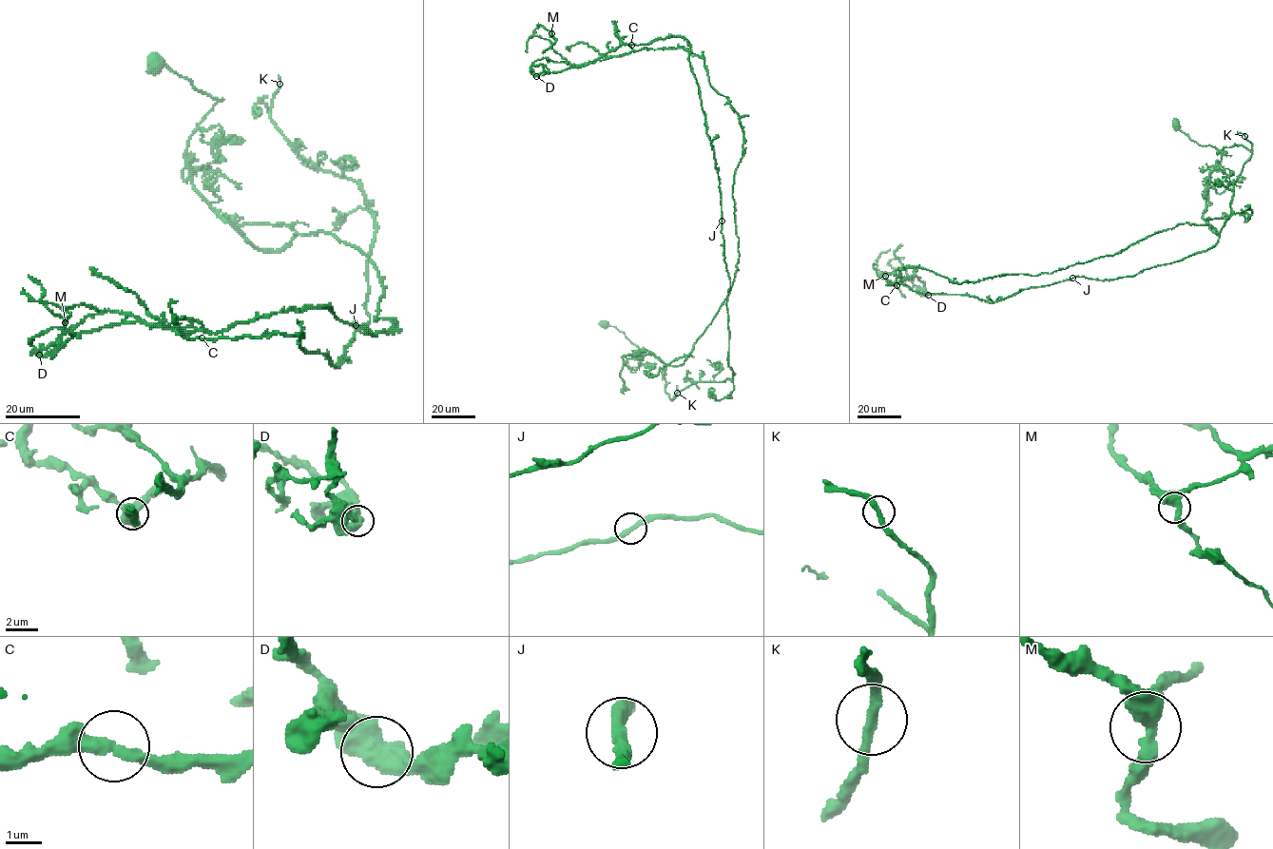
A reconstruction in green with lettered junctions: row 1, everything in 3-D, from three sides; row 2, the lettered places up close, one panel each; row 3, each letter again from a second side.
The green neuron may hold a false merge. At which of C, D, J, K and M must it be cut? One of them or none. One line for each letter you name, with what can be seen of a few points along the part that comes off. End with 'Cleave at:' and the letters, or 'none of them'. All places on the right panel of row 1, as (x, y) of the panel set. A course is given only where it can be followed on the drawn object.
D: foreign part runs (928, 295), (917, 277), (889, 282), (993, 302), (1205, 252), (1251, 153), (1225, 150)
Cleave at: D

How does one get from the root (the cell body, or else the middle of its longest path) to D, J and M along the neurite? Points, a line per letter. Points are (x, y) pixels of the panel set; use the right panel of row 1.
D: (1175, 125), (1221, 154), (1203, 214), (1218, 234), (1179, 223), (1034, 276), (954, 283), (899, 269), (928, 295)
J: (1175, 125), (1221, 154), (1203, 214), (1218, 234), (1179, 223), (1034, 276), (881, 275), (990, 302), (1072, 278)
M: (1175, 125), (1221, 154), (1203, 214), (1218, 234), (1179, 223), (1034, 276), (885, 276)

